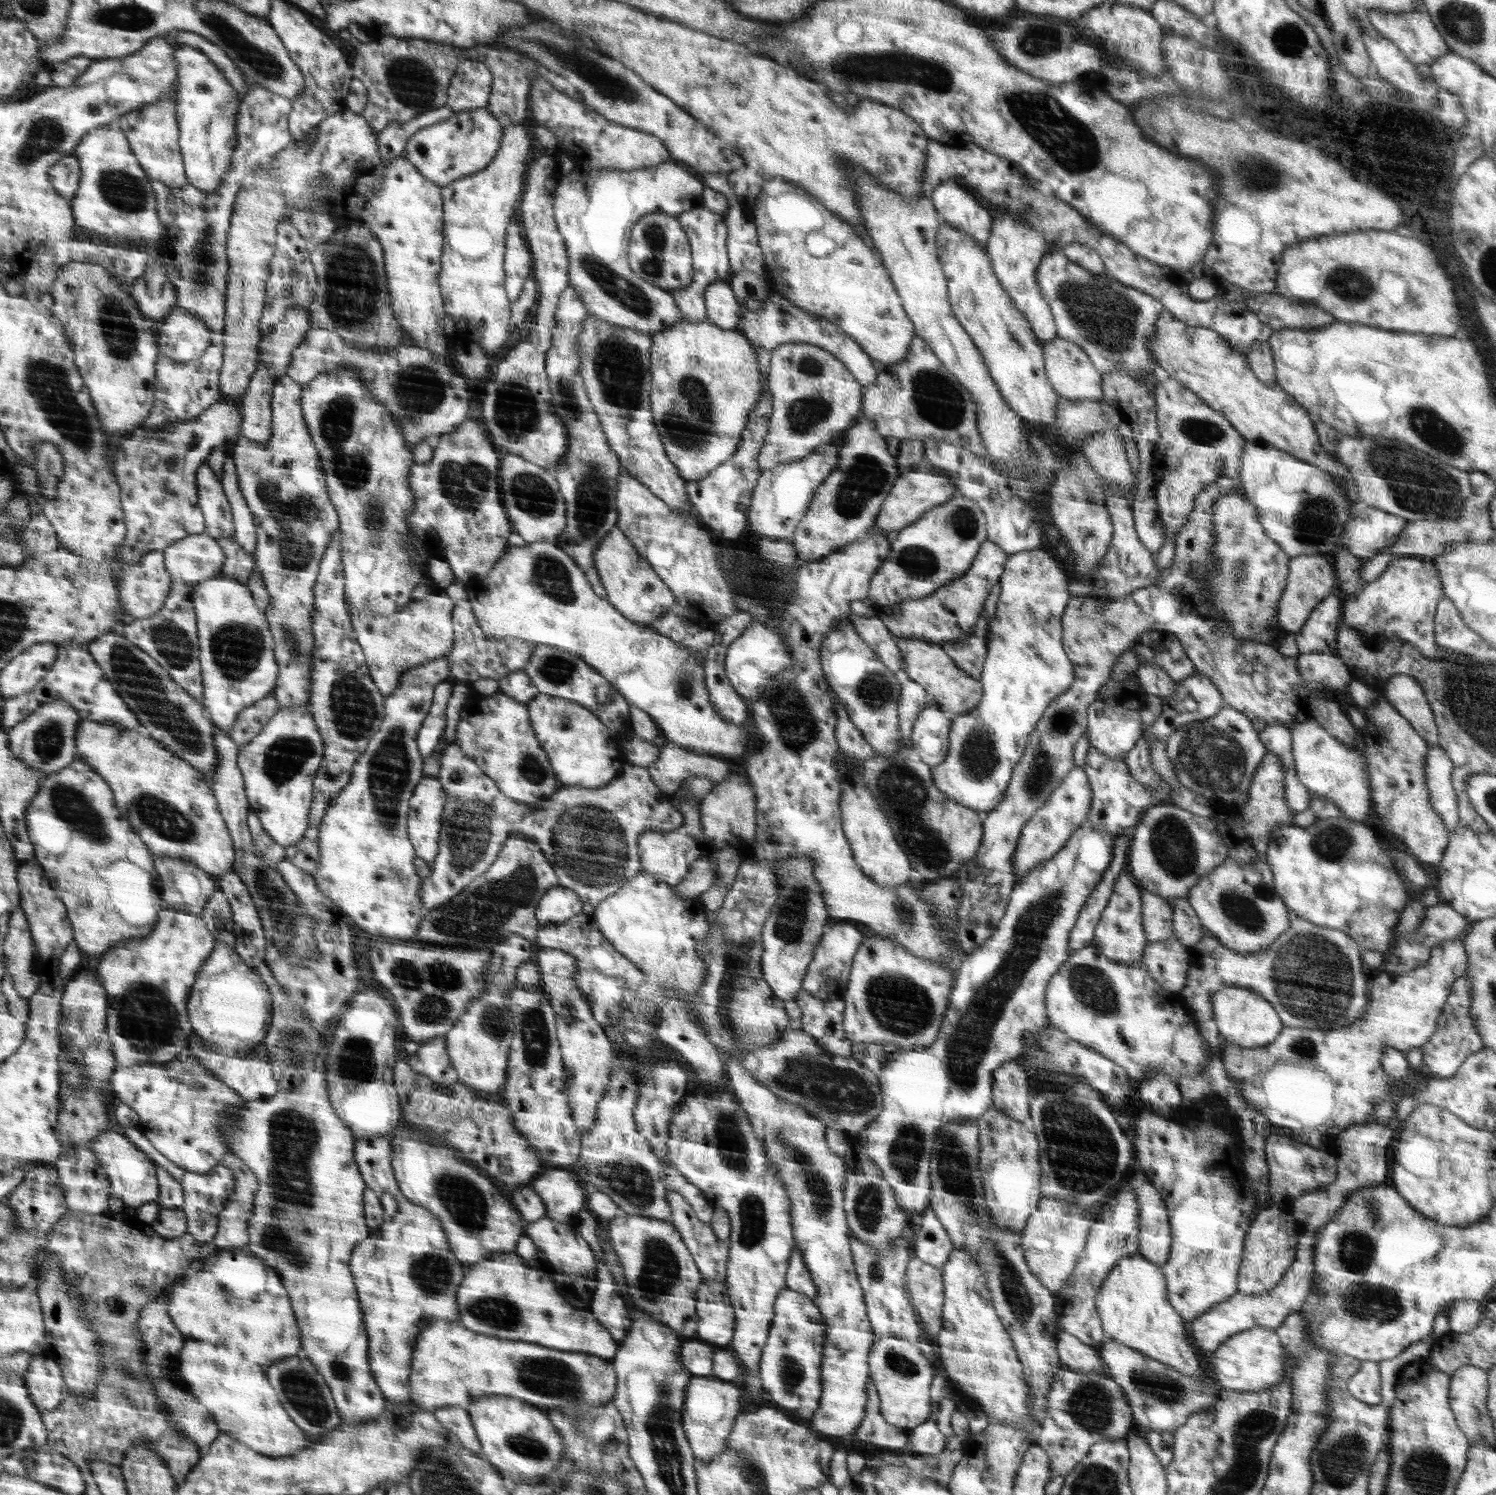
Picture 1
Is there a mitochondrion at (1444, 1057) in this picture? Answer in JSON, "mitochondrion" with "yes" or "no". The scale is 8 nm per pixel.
{"mitochondrion":"no"}

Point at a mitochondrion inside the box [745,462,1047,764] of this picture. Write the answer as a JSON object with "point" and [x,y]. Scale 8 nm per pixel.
{"point":[790,709]}

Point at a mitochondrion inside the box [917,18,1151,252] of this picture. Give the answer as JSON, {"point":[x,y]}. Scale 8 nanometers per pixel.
{"point":[1067,141]}

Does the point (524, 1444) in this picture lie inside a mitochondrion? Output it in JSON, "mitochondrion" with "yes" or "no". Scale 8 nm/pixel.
{"mitochondrion":"yes"}

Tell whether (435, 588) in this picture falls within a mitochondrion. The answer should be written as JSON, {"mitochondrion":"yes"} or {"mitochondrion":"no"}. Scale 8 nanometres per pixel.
{"mitochondrion":"no"}

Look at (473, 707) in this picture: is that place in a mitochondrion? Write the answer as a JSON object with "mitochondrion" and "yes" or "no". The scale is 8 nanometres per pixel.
{"mitochondrion":"no"}

